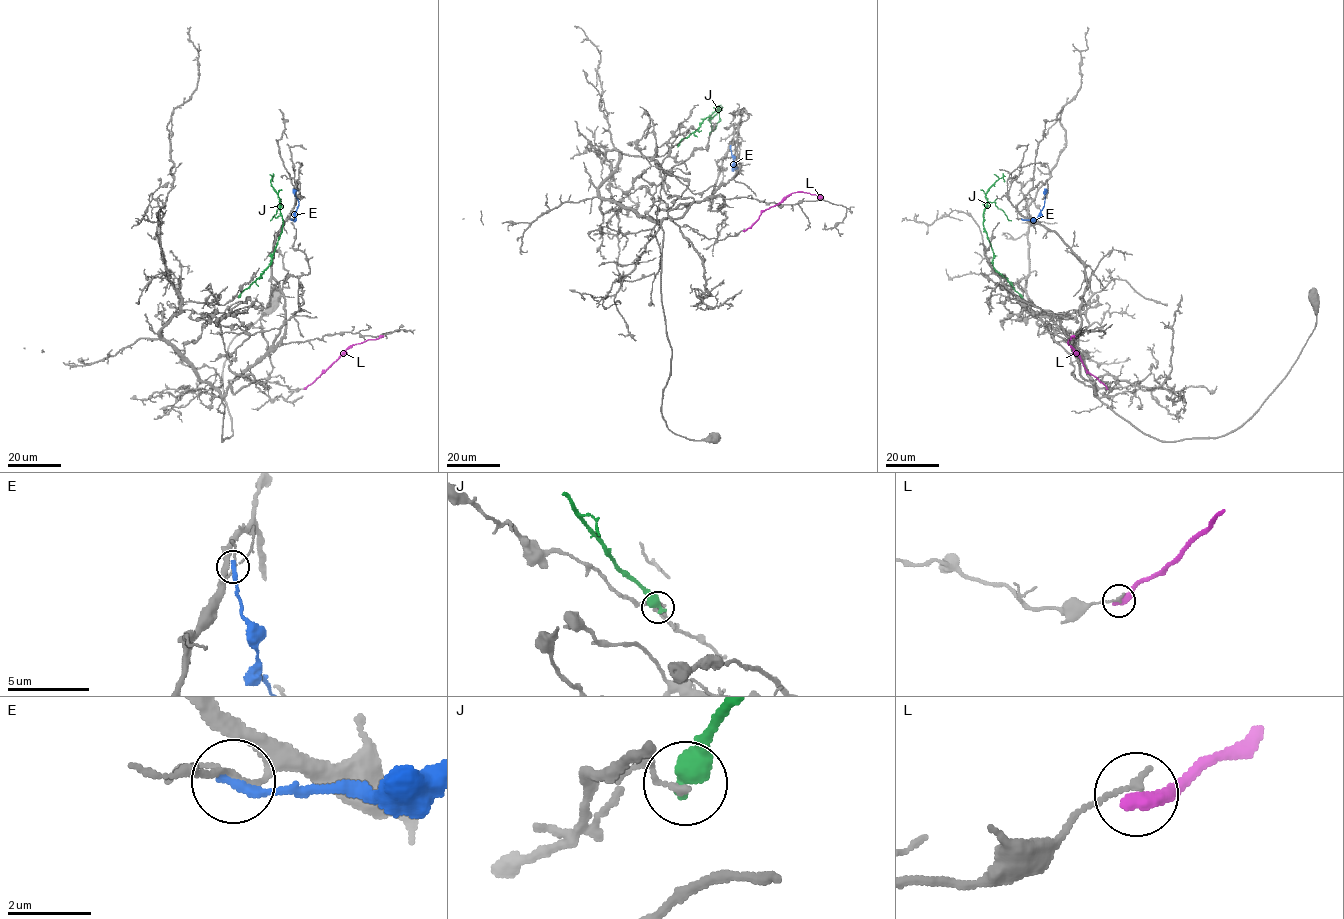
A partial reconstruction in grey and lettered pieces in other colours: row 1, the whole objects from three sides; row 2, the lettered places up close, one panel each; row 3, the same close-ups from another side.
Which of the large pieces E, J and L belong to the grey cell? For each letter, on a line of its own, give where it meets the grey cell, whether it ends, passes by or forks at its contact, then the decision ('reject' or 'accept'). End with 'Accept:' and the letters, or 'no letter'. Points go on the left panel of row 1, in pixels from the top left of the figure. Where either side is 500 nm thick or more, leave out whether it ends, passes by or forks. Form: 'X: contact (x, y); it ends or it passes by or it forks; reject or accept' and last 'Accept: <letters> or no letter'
E: contact (291, 219); it ends; reject
J: contact (239, 297); accept
L: contact (305, 388); it ends; reject
Accept: J

